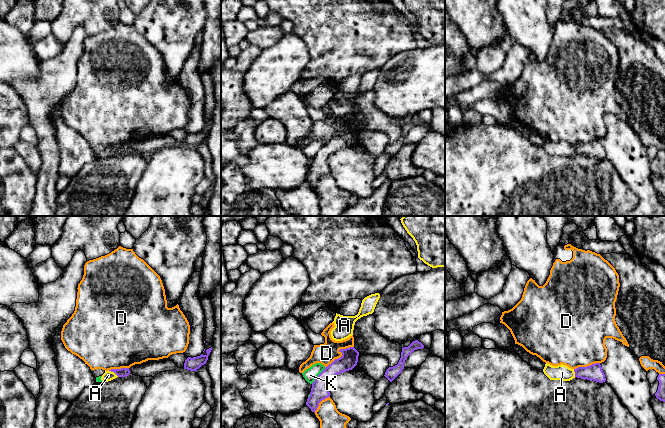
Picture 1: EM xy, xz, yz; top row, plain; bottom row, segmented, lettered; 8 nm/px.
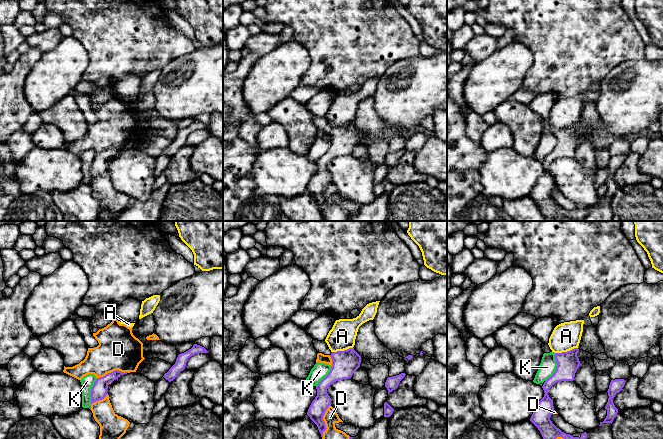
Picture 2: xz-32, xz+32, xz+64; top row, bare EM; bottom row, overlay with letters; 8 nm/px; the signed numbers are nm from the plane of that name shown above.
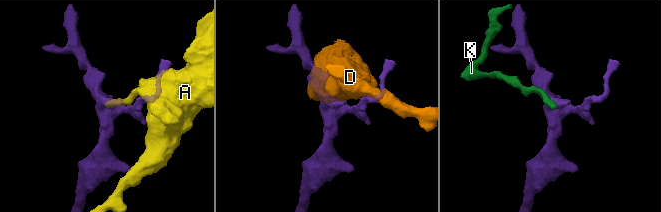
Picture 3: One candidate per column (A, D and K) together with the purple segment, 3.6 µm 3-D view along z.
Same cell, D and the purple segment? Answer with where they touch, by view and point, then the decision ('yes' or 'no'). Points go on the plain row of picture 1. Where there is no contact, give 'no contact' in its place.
xz (342, 130) | no

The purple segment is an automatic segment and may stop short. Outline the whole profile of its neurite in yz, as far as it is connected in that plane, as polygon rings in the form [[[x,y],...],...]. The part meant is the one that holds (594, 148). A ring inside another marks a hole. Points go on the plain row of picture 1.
[[[595,139],[587,143],[578,143],[574,145],[575,153],[587,156],[593,156],[599,159],[606,157],[605,150],[600,139]]]

